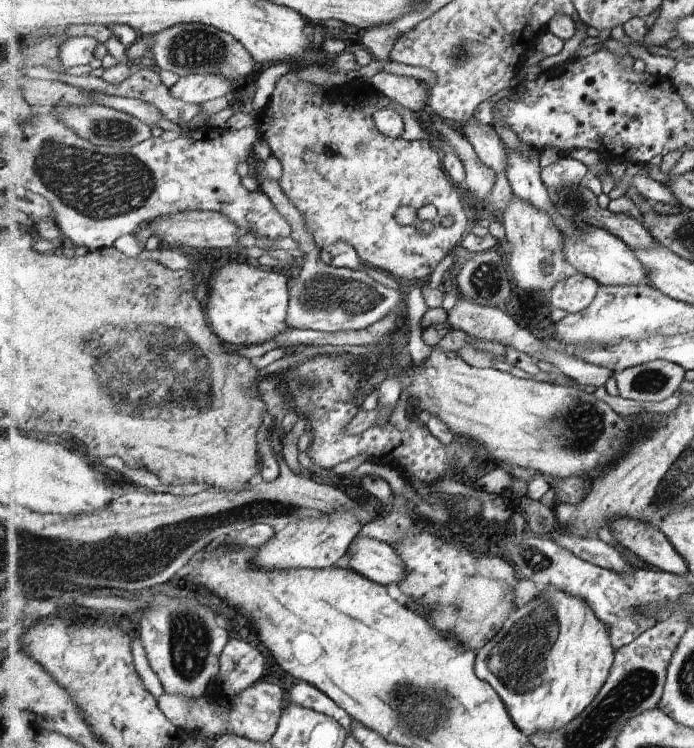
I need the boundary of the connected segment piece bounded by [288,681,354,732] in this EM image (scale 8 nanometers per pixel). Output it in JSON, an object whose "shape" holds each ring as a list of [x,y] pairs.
{"shape":[[[301,681],[288,692],[288,701],[298,706],[327,714],[336,719],[348,732],[353,728],[354,718],[346,709],[335,703],[325,692],[316,688],[313,684]]]}

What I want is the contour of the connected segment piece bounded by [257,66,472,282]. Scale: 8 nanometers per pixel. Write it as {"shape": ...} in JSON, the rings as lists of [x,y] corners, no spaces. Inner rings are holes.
{"shape":[[[297,66],[283,76],[277,82],[277,88],[267,107],[257,114],[261,138],[266,141],[271,155],[283,166],[283,176],[277,182],[283,188],[285,197],[295,208],[301,210],[306,218],[306,226],[320,248],[331,244],[349,244],[359,252],[359,258],[365,264],[383,268],[390,276],[409,282],[429,278],[443,262],[443,258],[452,255],[453,250],[460,246],[472,224],[463,210],[462,191],[446,172],[441,156],[431,148],[432,140],[407,141],[401,137],[395,139],[381,134],[375,128],[368,103],[353,102],[351,92],[333,94],[325,89],[322,96],[313,94],[319,85],[299,80],[299,72],[303,69]],[[307,150],[317,155],[313,162],[305,162]],[[427,204],[434,205],[438,212],[434,219],[437,226],[433,234],[423,236],[417,230],[417,224],[401,226],[397,222],[395,214],[401,206],[423,208]],[[445,216],[453,217],[453,224],[449,227],[441,226],[441,218]]]}

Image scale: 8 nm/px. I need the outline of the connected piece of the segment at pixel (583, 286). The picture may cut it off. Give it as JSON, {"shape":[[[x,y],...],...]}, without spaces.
{"shape":[[[578,272],[555,286],[549,298],[550,308],[567,311],[567,314],[585,311],[598,296],[597,288],[597,281]]]}

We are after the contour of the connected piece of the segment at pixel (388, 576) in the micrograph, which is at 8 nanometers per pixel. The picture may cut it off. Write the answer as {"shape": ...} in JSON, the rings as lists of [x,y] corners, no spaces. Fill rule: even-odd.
{"shape":[[[357,537],[347,556],[350,569],[376,584],[388,588],[406,580],[407,566],[393,545],[376,539]]]}

